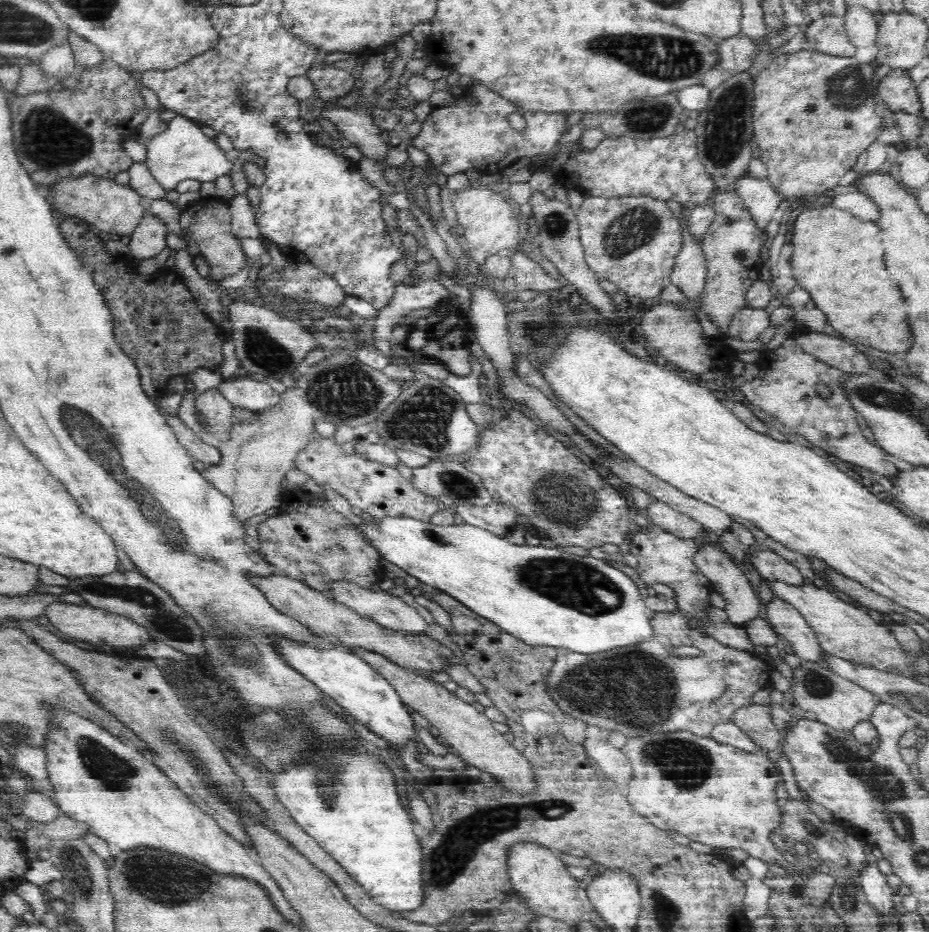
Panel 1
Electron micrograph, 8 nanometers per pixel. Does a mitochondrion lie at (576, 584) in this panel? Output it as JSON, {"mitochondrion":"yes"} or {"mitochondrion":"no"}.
{"mitochondrion":"yes"}

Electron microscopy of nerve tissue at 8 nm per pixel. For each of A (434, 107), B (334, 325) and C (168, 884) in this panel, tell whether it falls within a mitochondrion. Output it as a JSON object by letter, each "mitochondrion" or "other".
{"A":"other","B":"other","C":"mitochondrion"}

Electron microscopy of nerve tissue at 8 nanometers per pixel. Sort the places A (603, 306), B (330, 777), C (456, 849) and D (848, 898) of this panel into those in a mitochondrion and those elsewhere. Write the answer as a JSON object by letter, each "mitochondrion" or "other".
{"A":"other","B":"mitochondrion","C":"mitochondrion","D":"mitochondrion"}

